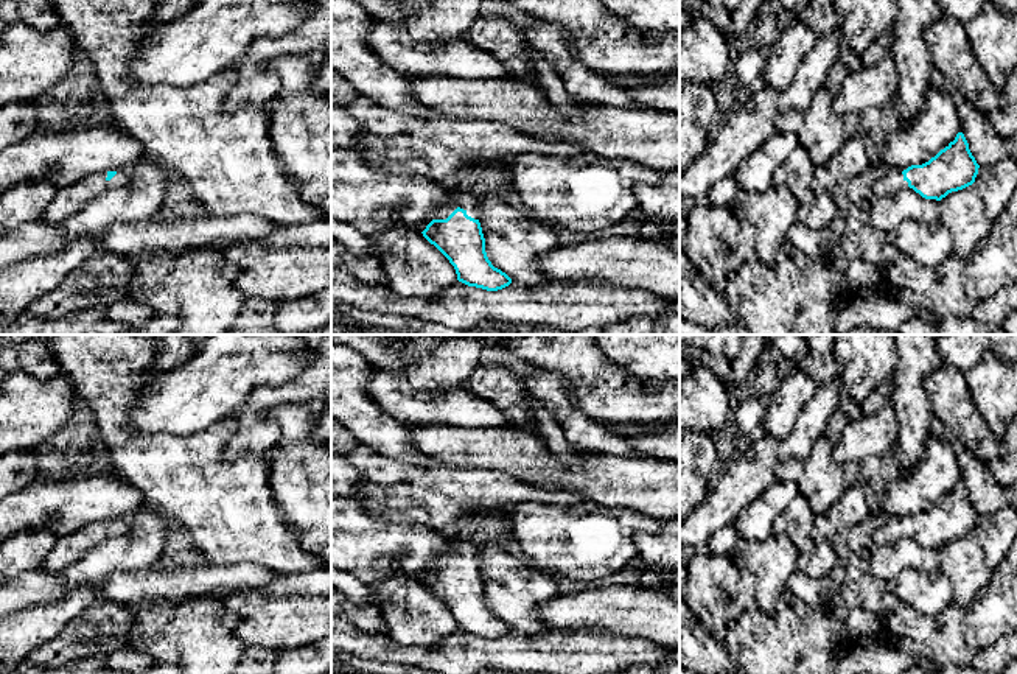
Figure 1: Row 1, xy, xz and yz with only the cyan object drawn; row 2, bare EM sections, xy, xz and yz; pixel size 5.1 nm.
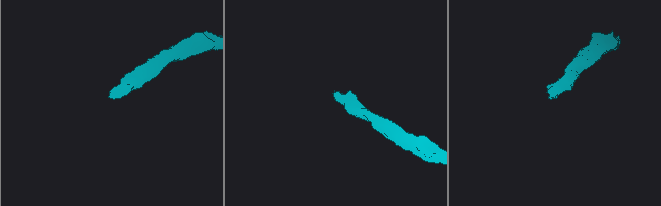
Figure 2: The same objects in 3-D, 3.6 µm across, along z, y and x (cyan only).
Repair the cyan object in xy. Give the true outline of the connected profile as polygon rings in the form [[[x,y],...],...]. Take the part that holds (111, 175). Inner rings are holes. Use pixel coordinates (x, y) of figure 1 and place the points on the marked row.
[[[129,168],[87,176],[67,188],[58,188],[39,221],[59,226],[84,209],[98,190],[118,188],[129,181]]]

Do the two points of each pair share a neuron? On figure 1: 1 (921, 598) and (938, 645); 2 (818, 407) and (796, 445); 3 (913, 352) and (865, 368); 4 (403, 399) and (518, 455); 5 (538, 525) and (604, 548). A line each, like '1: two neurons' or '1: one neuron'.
1: two neurons
2: one neuron
3: two neurons
4: two neurons
5: one neuron

